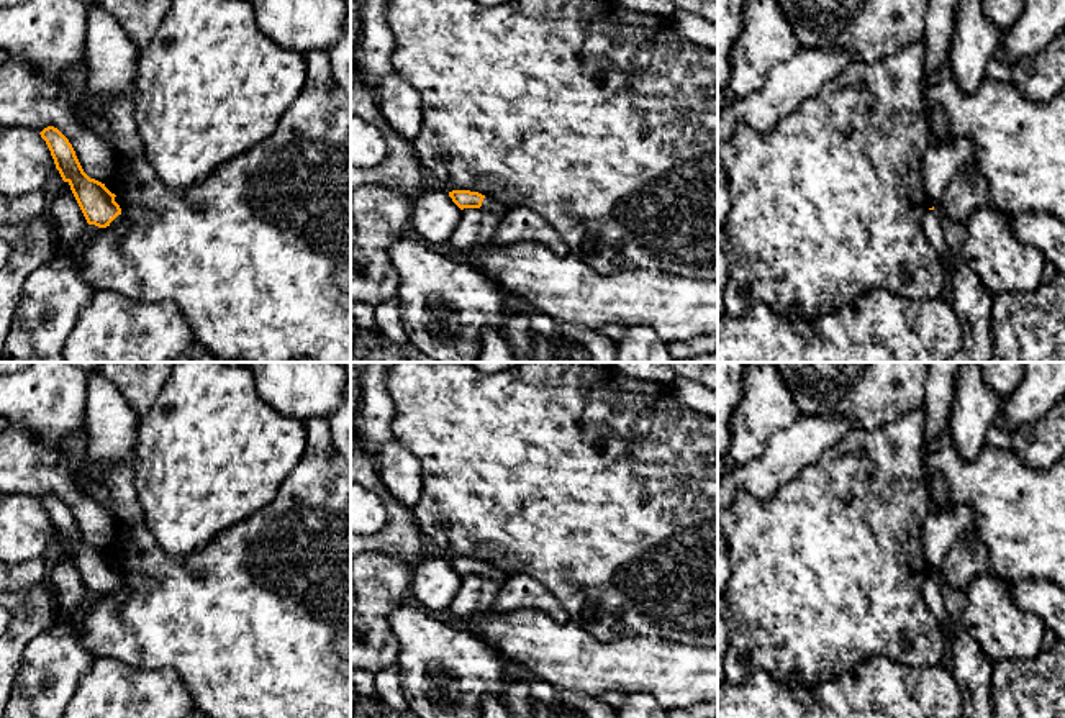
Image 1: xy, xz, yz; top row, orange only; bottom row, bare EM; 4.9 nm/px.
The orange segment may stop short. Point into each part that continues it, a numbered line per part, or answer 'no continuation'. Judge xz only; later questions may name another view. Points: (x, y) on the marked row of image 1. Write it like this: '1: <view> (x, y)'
1: xz (492, 205)

